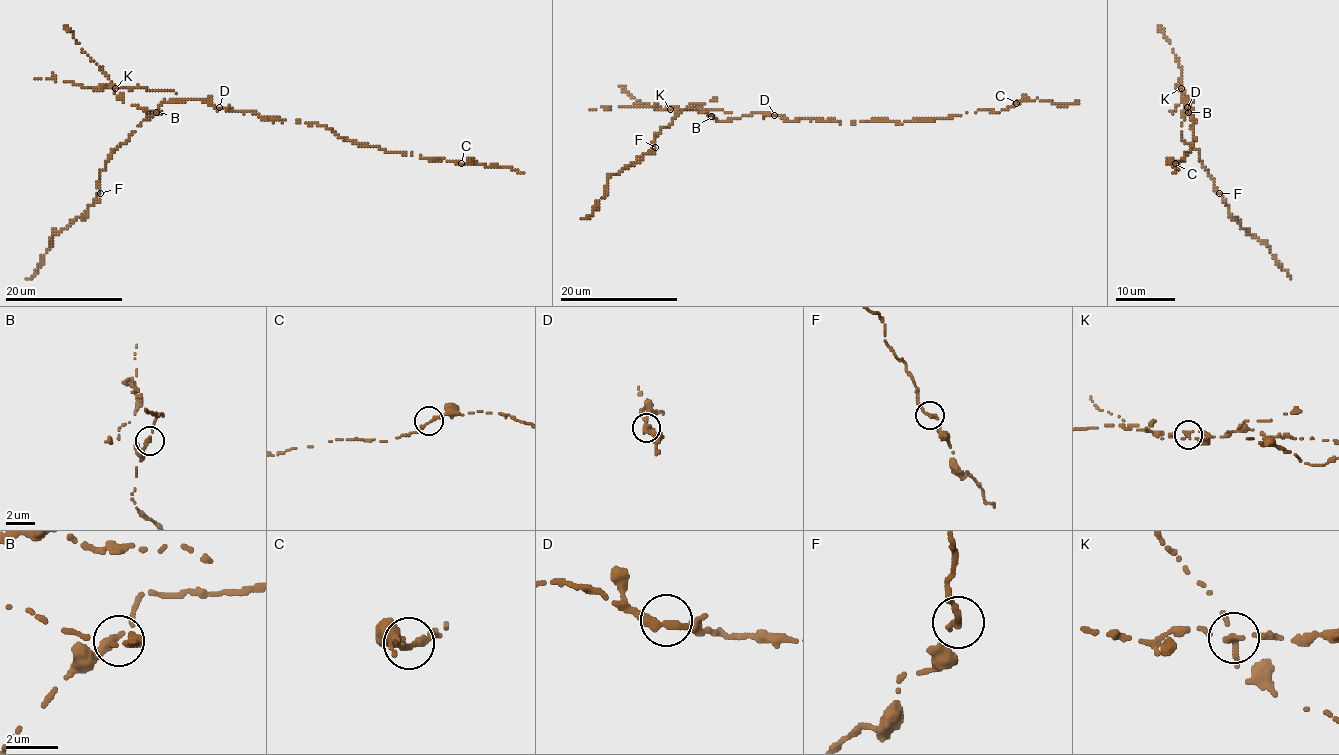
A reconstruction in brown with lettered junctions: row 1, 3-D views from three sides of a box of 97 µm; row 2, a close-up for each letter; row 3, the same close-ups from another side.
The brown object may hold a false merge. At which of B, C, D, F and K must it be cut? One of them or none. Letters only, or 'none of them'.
K

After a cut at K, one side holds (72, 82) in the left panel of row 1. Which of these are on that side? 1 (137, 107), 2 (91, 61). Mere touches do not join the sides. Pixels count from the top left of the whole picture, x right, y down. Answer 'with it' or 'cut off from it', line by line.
1: cut off from it
2: cut off from it

